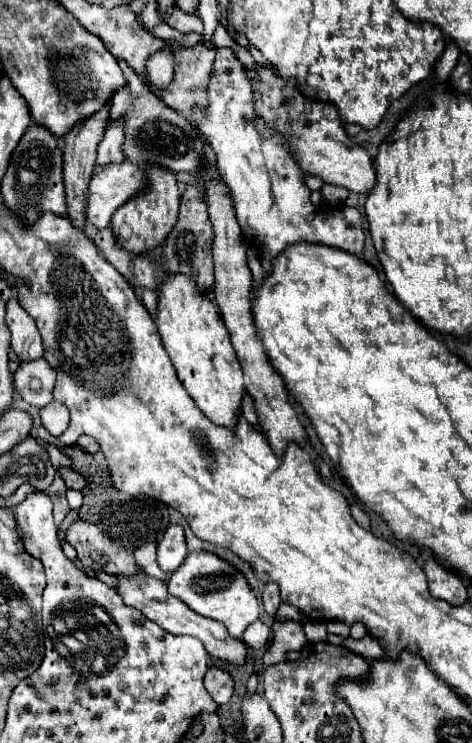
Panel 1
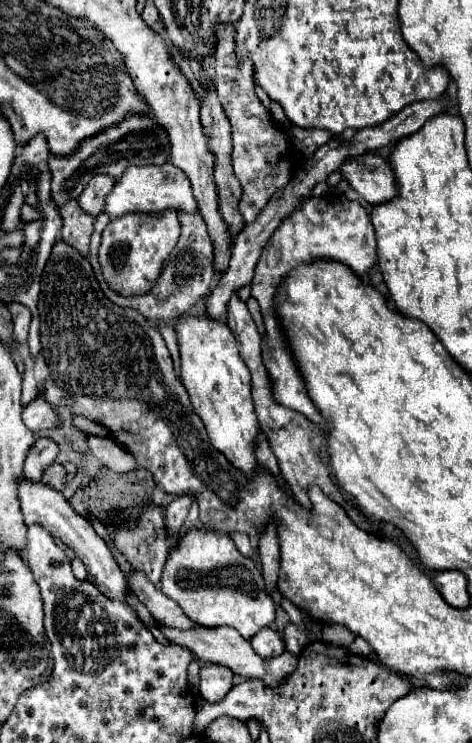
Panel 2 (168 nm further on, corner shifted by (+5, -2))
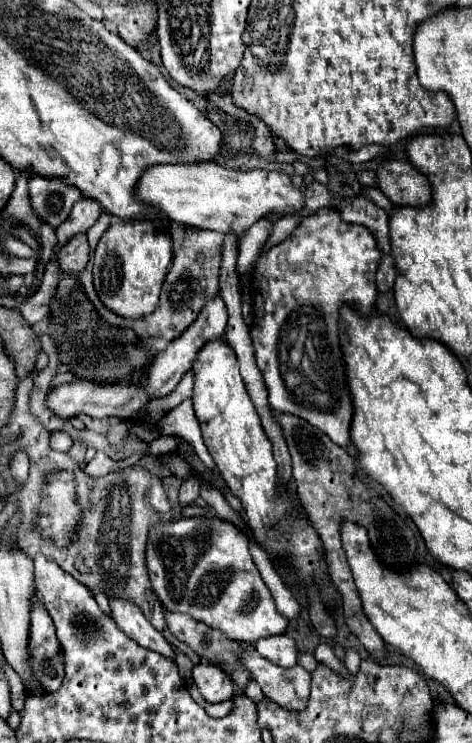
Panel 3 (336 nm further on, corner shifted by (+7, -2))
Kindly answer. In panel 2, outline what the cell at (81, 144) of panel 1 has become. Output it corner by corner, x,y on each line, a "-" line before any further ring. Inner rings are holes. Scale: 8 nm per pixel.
70,199
60,207
60,215
64,219
64,227
62,227
62,239
72,245
74,249
78,249
82,255
88,253
88,243
90,243
90,235
92,235
92,223
94,223
94,215
86,213
78,199

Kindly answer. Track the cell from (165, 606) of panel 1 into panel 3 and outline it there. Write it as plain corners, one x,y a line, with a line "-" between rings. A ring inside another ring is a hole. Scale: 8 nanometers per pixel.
246,643
246,669
250,669
252,677
260,683
262,693
278,703
280,707
286,707
290,711
302,711
308,703
310,695
310,671
296,665
294,669
282,669
268,659
260,657
258,651

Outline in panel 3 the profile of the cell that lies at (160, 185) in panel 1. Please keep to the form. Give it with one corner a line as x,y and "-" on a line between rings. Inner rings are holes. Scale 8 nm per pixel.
118,221
108,227
94,251
94,289
112,313
126,319
140,319
158,305
160,289
172,261
172,241
150,221

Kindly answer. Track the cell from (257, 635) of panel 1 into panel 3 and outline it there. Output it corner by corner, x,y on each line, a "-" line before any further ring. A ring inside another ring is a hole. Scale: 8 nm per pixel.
272,635
272,637
260,639
256,643
256,651
262,657
266,657
268,661
272,661
274,665
280,665
284,669
294,667
296,659
298,659
296,641
288,635

